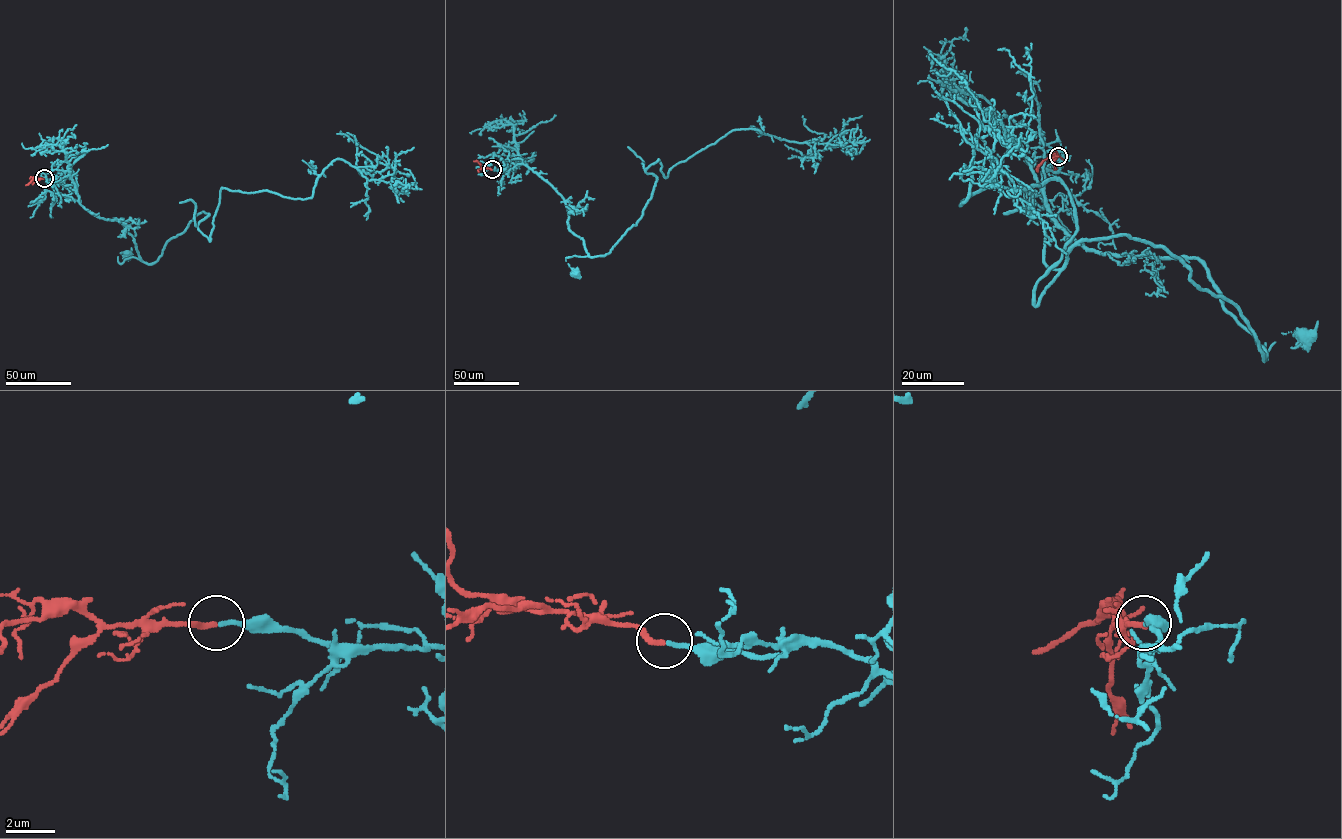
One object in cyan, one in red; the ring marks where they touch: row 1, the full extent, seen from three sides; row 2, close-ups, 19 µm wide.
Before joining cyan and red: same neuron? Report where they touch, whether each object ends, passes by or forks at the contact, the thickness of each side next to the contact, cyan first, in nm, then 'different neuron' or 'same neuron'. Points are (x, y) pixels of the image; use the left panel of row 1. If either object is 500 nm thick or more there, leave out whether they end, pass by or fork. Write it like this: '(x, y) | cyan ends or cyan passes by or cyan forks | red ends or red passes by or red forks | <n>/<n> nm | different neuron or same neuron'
(44, 178) | cyan ends | red ends | 200/240 nm | same neuron

